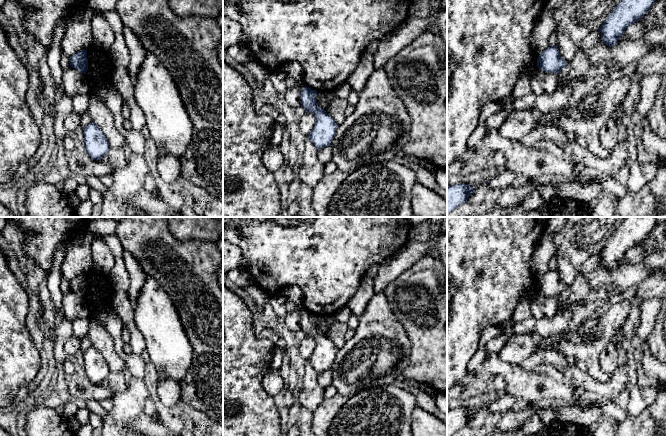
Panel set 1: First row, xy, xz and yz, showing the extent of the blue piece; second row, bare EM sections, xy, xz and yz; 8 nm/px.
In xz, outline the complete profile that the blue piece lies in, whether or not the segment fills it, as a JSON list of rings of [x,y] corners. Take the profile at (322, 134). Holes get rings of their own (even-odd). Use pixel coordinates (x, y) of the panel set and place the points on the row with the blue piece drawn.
[[[304,87],[301,91],[301,106],[305,112],[311,112],[315,116],[313,129],[307,136],[319,151],[323,147],[330,146],[338,125],[334,119],[320,108],[316,101],[317,91]]]

